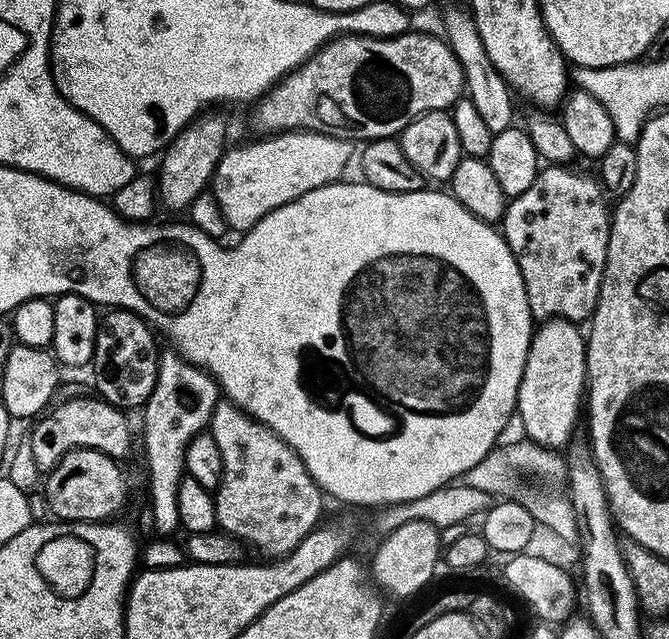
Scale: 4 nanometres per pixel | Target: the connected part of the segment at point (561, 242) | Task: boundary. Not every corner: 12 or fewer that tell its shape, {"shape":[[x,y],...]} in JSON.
{"shape":[[541,167],[502,235],[533,321],[587,321],[612,225],[595,175]]}

